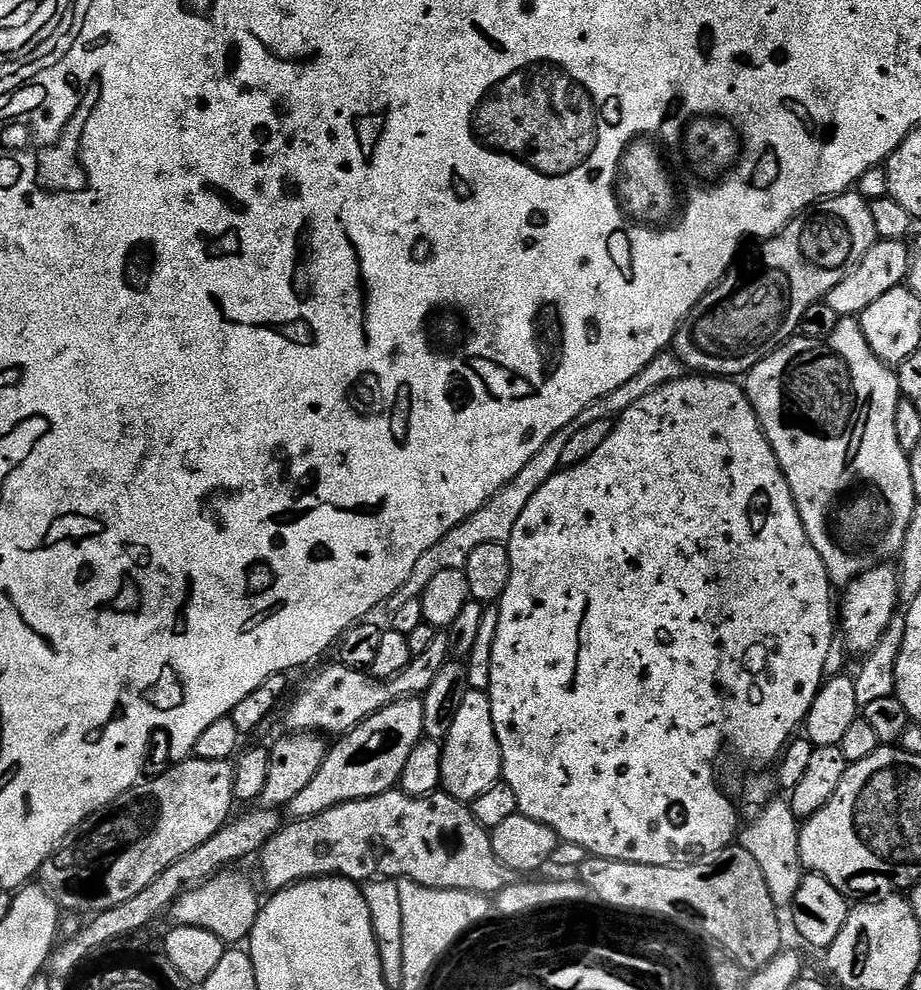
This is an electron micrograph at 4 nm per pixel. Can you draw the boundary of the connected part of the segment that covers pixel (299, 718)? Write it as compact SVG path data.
M437 631L434 642L423 654L413 656L411 662L389 680L377 681L376 677L358 668L347 668L345 664L333 662L320 668L304 684L304 689L287 701L284 712L284 724L289 733L318 732L343 734L357 728L366 718L370 718L378 710L390 706L396 700L420 698L438 678L438 670L450 659L447 631Z

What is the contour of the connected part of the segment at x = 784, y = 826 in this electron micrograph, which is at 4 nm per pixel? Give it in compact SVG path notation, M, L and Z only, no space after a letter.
M773 798L738 833L739 847L745 848L754 862L758 862L762 878L766 878L766 890L770 890L770 898L774 898L778 906L791 905L794 894L798 894L798 886L806 875L800 857L801 827L801 821L794 814L791 803L787 799Z

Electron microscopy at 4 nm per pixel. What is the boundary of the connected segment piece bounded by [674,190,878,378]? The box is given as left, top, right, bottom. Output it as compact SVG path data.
M849 190L840 196L830 196L801 212L777 236L763 241L749 260L741 259L723 280L704 295L694 310L680 323L676 331L674 351L685 369L696 374L711 374L721 378L736 378L747 374L775 348L787 344L797 335L802 314L810 306L821 303L838 282L842 282L862 262L866 250L877 243L876 223L872 205L859 192Z

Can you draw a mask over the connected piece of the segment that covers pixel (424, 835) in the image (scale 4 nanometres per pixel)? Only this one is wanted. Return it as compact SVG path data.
M399 790L383 792L374 798L336 804L322 814L296 818L291 822L293 824L285 823L279 834L270 838L258 853L260 872L272 890L289 888L301 880L317 876L344 876L357 882L376 877L403 878L427 888L497 894L518 880L517 873L498 862L489 829L476 821L471 807L443 790L431 792L429 796L407 796Z

